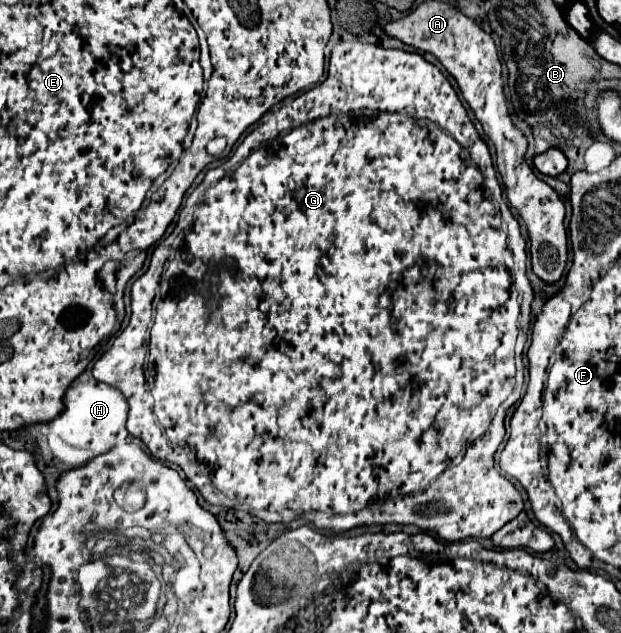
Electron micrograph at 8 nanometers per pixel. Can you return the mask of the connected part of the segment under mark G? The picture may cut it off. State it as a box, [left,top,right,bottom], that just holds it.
[93,41,534,541]

